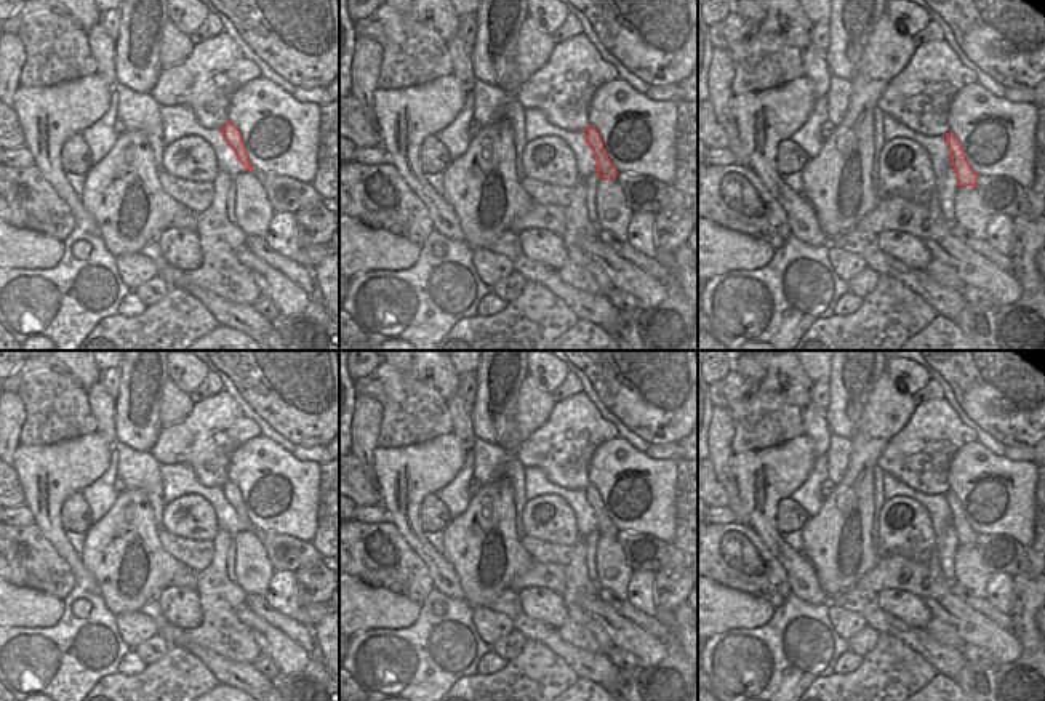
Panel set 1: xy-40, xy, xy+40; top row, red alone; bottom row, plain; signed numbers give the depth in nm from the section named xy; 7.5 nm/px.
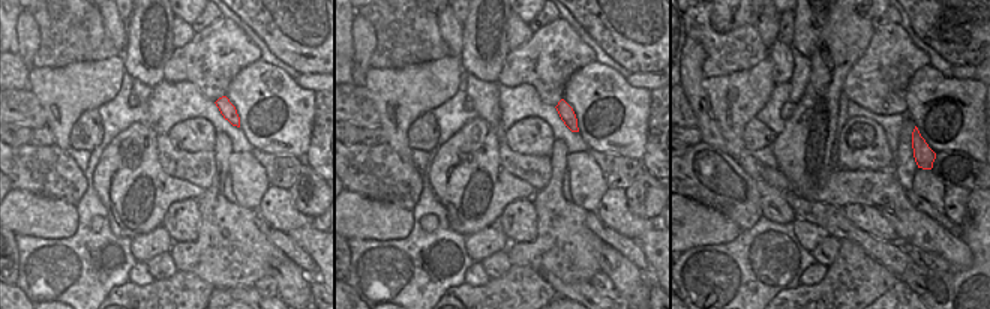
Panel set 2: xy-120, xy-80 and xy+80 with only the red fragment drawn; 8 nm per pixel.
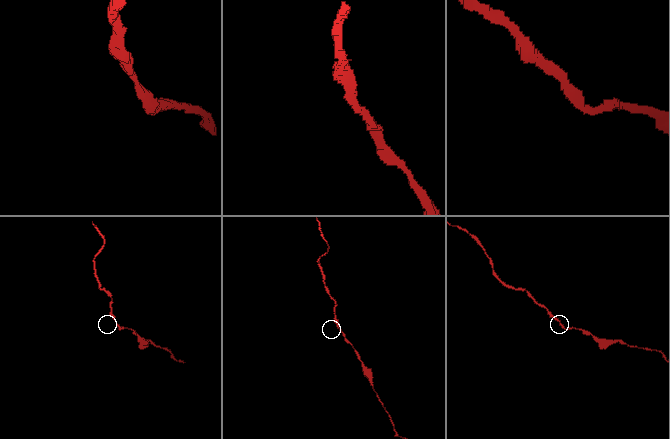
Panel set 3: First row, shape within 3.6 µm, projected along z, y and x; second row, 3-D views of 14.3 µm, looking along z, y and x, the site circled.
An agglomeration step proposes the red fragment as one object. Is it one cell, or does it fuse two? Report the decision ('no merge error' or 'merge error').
no merge error

